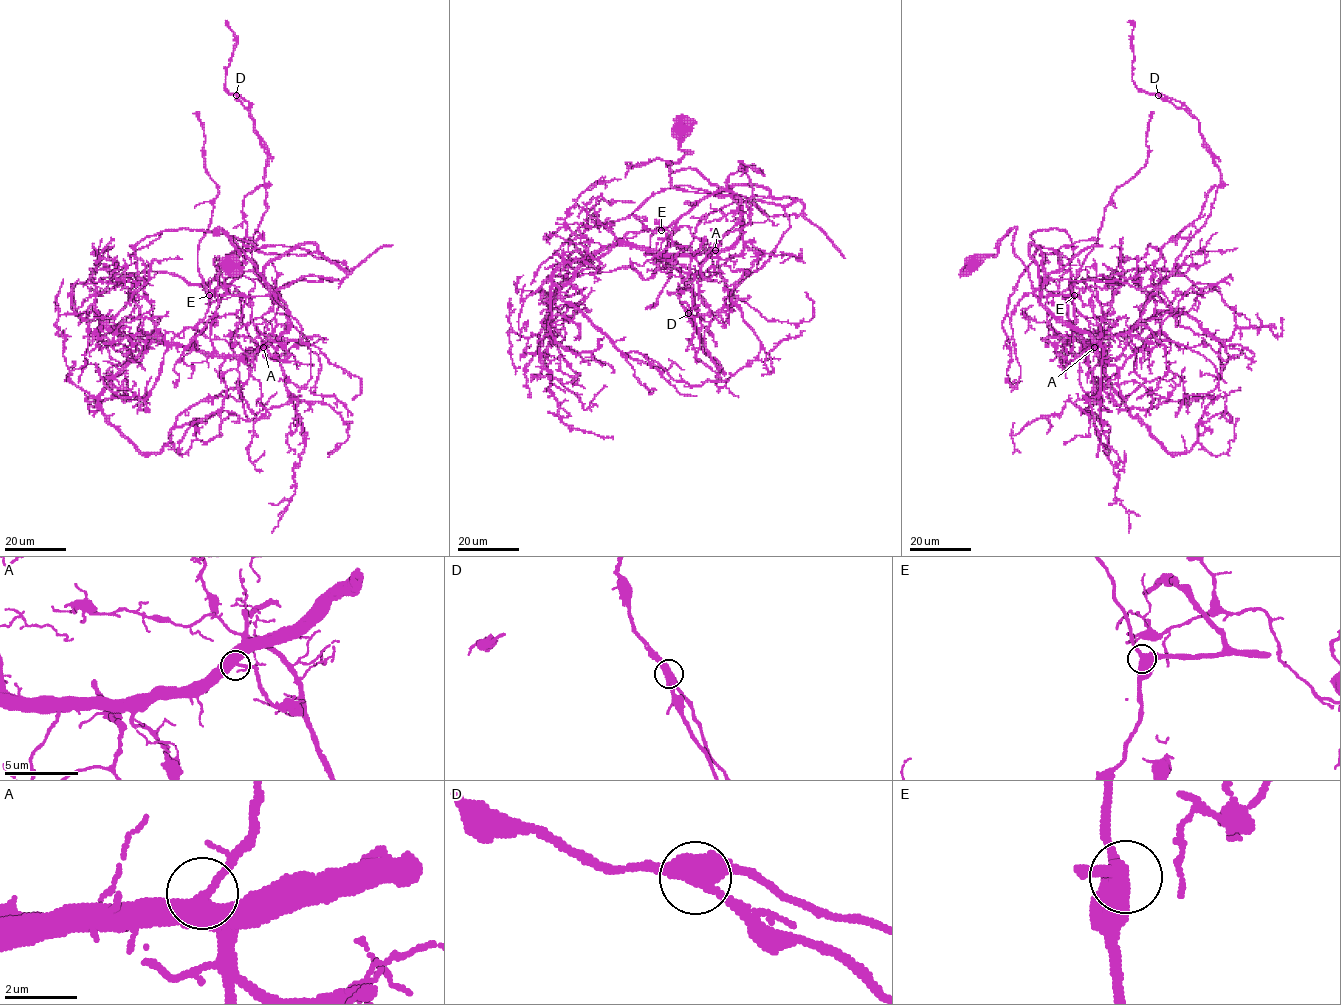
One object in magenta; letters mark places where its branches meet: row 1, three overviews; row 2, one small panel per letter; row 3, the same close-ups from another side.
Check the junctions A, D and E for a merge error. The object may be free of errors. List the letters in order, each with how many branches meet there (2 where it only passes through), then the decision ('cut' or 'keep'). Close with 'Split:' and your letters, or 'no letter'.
A: 3 | keep
D: 3 | keep
E: 3 | keep
Split: no letter

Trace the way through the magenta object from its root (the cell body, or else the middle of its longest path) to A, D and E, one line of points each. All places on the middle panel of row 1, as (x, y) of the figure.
A: (681, 128), (680, 148), (691, 153), (671, 171), (695, 169), (737, 196), (740, 235), (728, 249), (715, 250)
D: (681, 128), (671, 171), (739, 206), (718, 254), (732, 309), (705, 331), (717, 377), (688, 313)
E: (681, 128), (680, 148), (691, 153), (672, 164), (671, 171), (695, 169), (724, 189), (701, 199), (661, 230)

